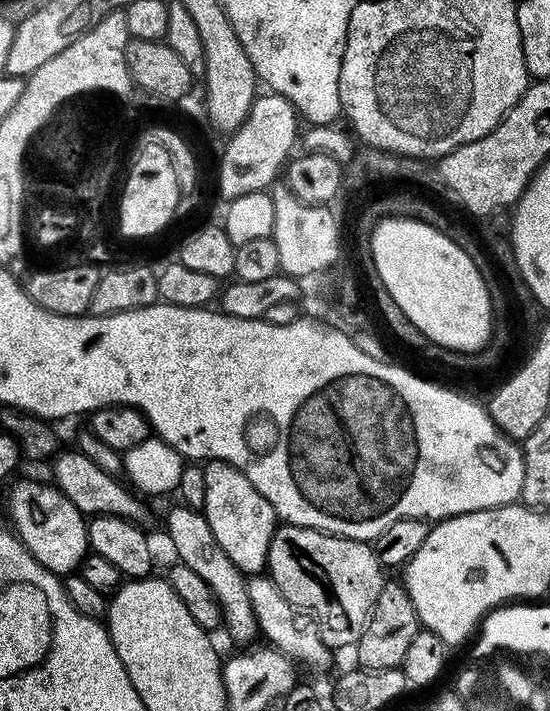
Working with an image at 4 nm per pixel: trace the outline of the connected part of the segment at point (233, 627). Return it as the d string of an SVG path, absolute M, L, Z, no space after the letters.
M177 503L175 507L168 512L168 536L172 539L173 550L176 551L175 559L190 566L190 570L195 570L209 583L210 590L214 590L214 598L218 598L220 608L224 611L222 628L223 631L228 631L229 638L237 640L240 646L251 645L255 641L252 639L260 636L260 627L258 618L254 618L254 606L250 606L245 573L234 566L226 550L218 546L218 538L214 538L214 530L210 530L210 522L204 517L203 511L188 508L182 503Z

